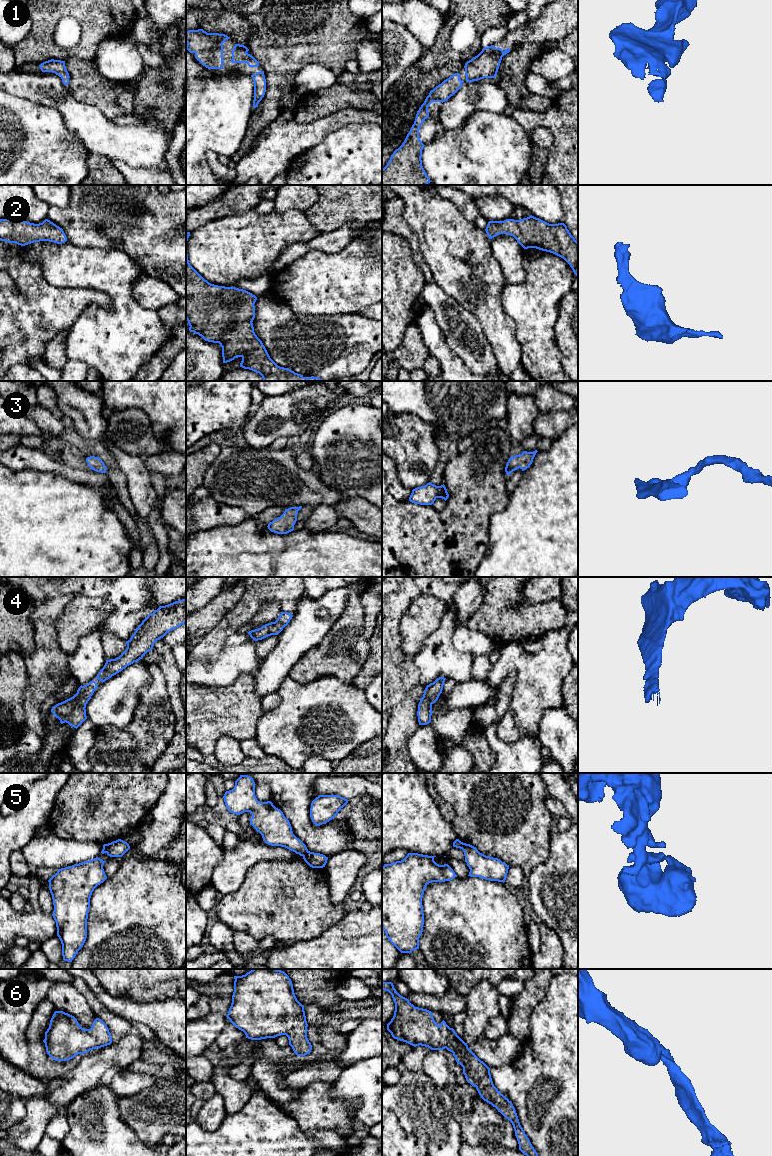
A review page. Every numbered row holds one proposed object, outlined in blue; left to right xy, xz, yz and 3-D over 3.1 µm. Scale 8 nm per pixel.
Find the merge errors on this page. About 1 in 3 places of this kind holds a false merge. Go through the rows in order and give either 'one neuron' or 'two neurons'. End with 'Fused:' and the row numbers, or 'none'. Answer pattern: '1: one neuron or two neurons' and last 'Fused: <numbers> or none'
1: one neuron
2: one neuron
3: one neuron
4: one neuron
5: two neurons
6: one neuron
Fused: 5

